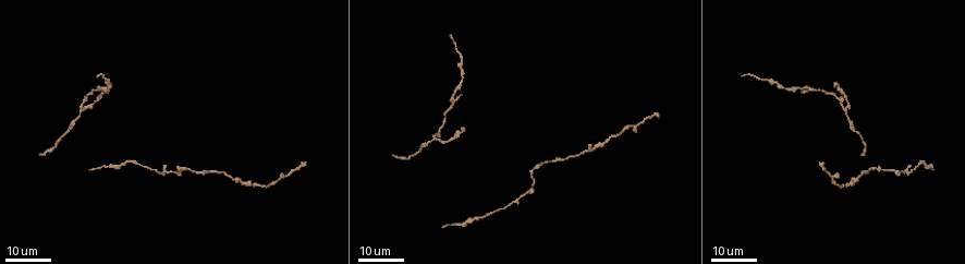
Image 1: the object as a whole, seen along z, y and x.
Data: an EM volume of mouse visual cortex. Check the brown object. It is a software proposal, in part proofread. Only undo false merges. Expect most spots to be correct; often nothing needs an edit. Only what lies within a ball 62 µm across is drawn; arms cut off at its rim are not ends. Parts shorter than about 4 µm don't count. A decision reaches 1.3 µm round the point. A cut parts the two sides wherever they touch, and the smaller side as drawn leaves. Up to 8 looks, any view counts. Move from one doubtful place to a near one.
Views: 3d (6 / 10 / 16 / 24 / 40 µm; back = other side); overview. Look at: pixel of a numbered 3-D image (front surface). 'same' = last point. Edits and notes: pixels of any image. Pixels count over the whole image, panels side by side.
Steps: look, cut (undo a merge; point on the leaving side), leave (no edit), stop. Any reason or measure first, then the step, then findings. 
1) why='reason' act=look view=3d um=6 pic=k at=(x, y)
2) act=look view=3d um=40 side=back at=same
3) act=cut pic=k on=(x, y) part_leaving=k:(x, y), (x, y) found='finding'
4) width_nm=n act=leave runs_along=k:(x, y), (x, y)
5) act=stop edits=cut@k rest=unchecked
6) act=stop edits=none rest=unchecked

why='branch point' act=look view=3d um=16 pic=1 at=(843, 110)

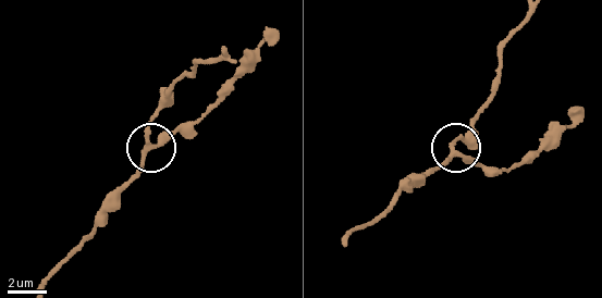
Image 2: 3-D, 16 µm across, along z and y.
why='zoom in' act=look view=3d um=10 pic=2 at=(148, 145)

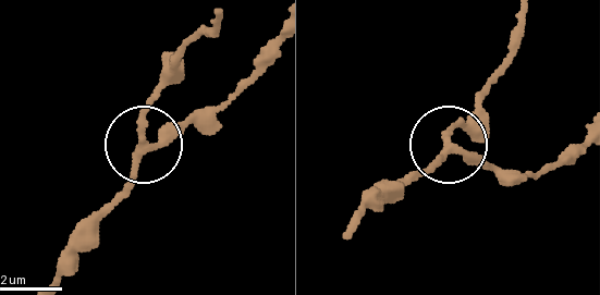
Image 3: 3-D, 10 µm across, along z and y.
width_nm=260 act=leave found='all the same neuron'

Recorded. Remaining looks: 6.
why='four arms meet' act=look view=3d um=16 pic=1 at=(166, 172)

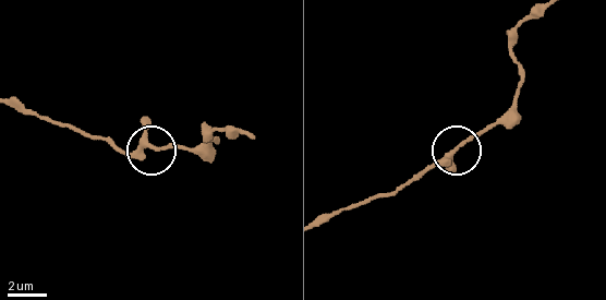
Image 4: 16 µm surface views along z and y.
why='closer look' act=look view=3d um=6 pic=4 at=(149, 145)

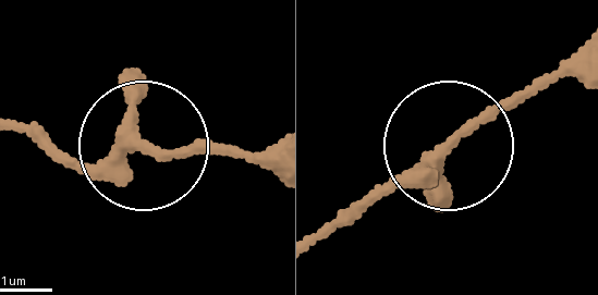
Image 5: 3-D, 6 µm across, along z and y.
arms=4 act=leave runs_along=5:(322, 240), (531, 97), (583, 45) found='one neuron here'

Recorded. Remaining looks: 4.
why='thin neck' act=look view=3d um=16 pic=1 at=(592, 150)

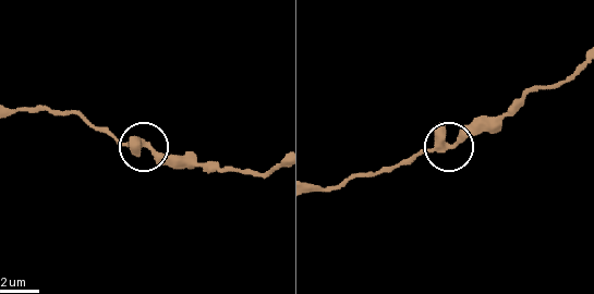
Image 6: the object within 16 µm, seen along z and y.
act=look view=3d um=10 pic=6 at=(456, 146)

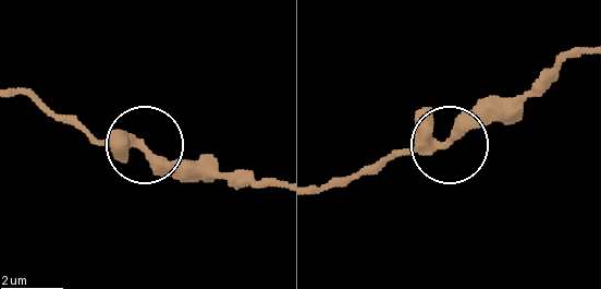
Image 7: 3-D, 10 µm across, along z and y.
arms=3 act=leave runs_along=7:(316, 193), (347, 184), (402, 151), (449, 145), (501, 104) found='all the same neuron'

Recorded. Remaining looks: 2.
why='calibre changes' act=look view=3d um=16 pic=1 at=(108, 78)

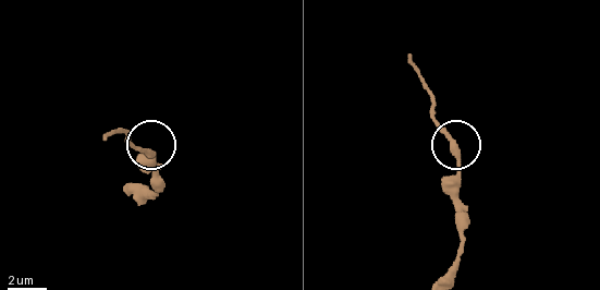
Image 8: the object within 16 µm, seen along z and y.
why='closer look' act=look view=3d um=10 pic=8 at=(457, 155)

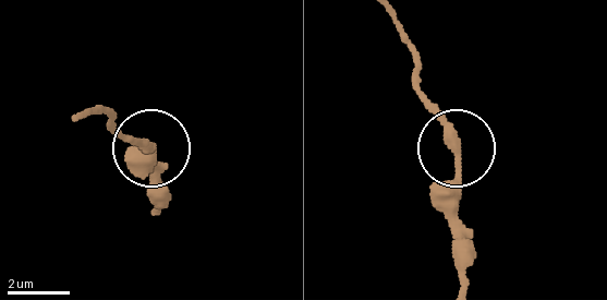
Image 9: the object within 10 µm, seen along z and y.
act=leave runs_along=9:(462, 278), (454, 138), (417, 93) found='all the same neuron'

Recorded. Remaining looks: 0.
act=stop edits=none rest=unchecked

